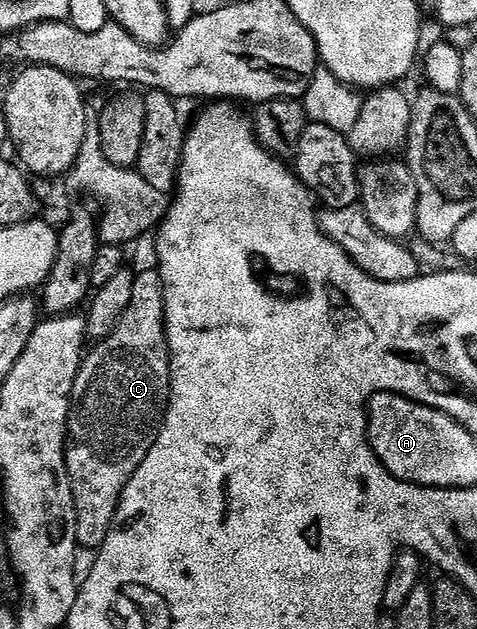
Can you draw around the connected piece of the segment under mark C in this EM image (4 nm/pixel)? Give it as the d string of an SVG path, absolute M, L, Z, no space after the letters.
M159 271L140 272L134 282L134 294L130 297L130 306L122 314L118 326L106 339L99 341L95 345L96 349L89 351L84 359L80 362L80 369L74 382L72 391L72 405L68 411L68 447L64 450L66 466L68 467L68 477L72 483L72 493L74 494L74 506L76 507L76 542L81 549L92 548L98 550L106 542L106 538L112 529L112 523L116 517L116 511L120 505L120 498L123 496L134 470L142 466L142 458L150 454L150 446L154 446L156 436L160 433L160 426L164 418L165 411L168 407L168 398L172 386L172 371L168 365L168 339L164 329L164 283L160 277Z

